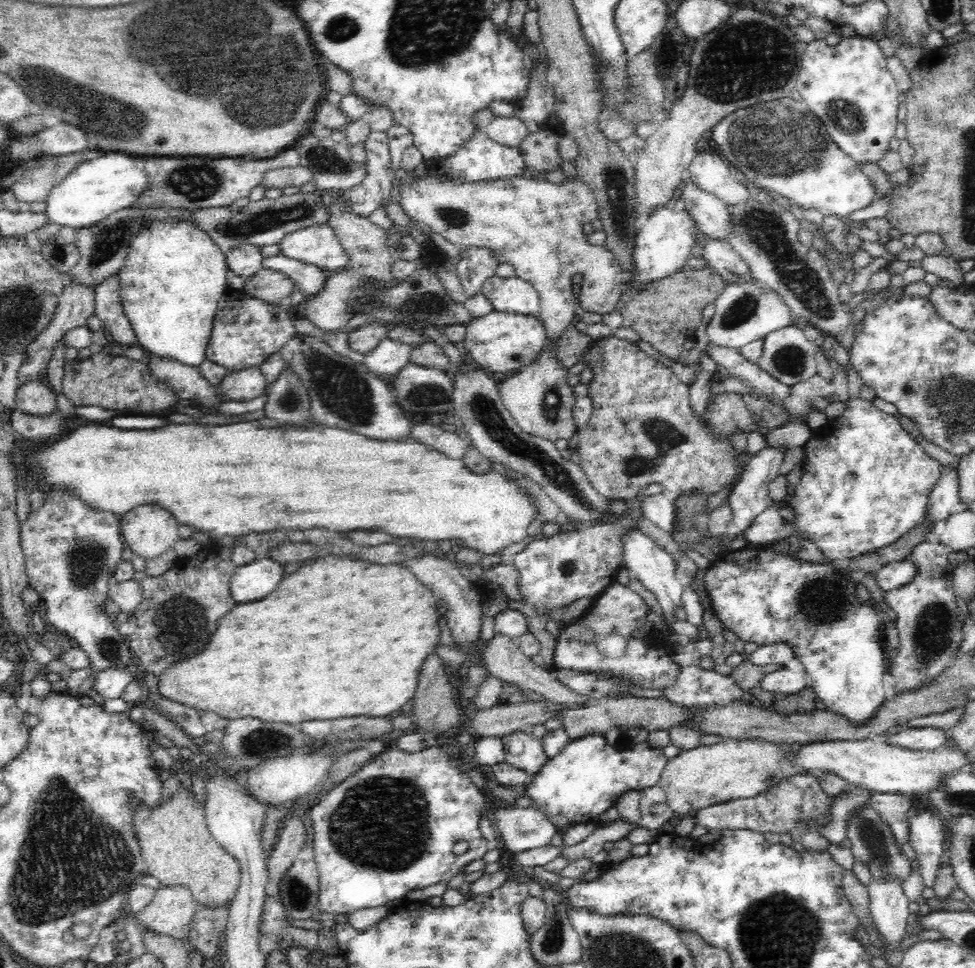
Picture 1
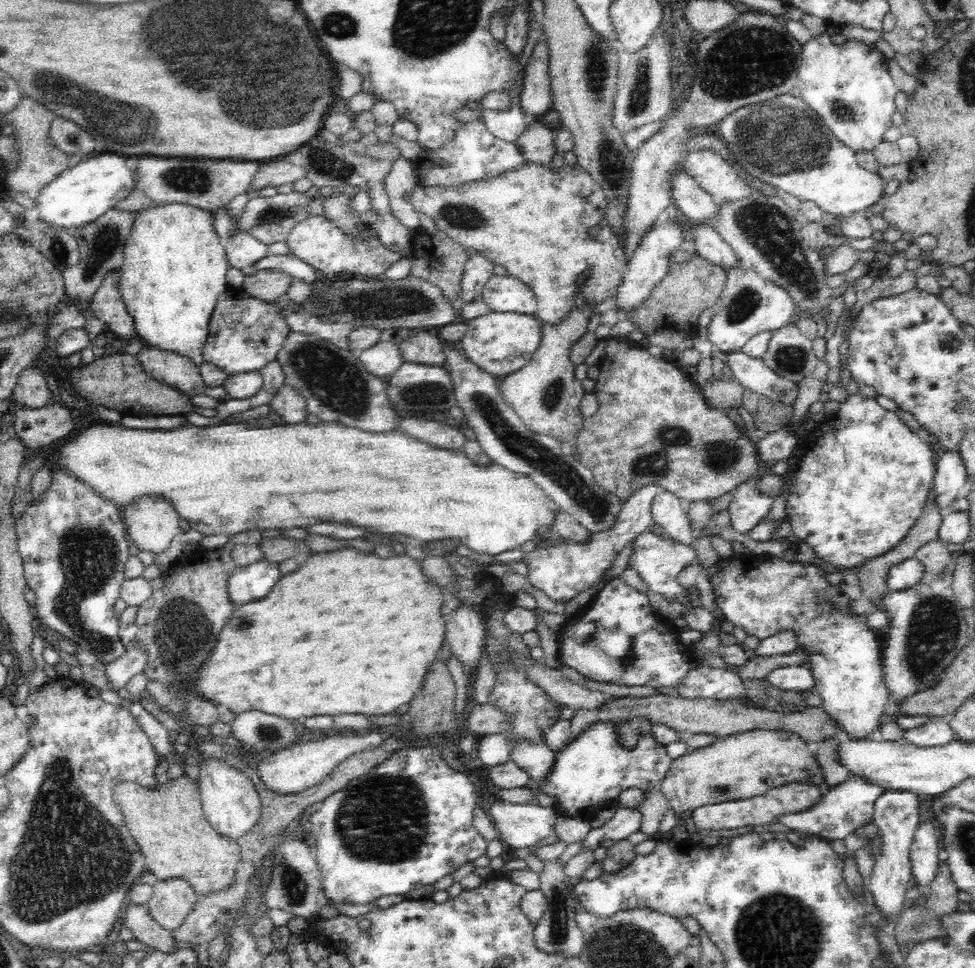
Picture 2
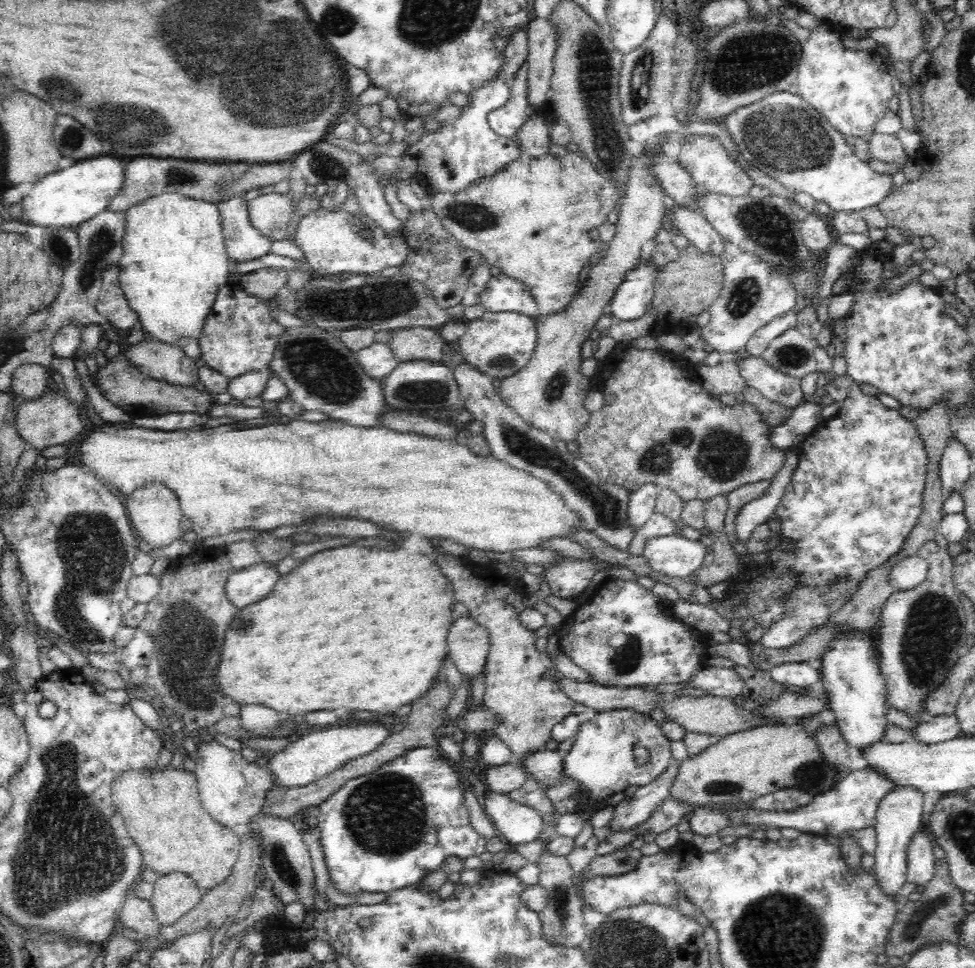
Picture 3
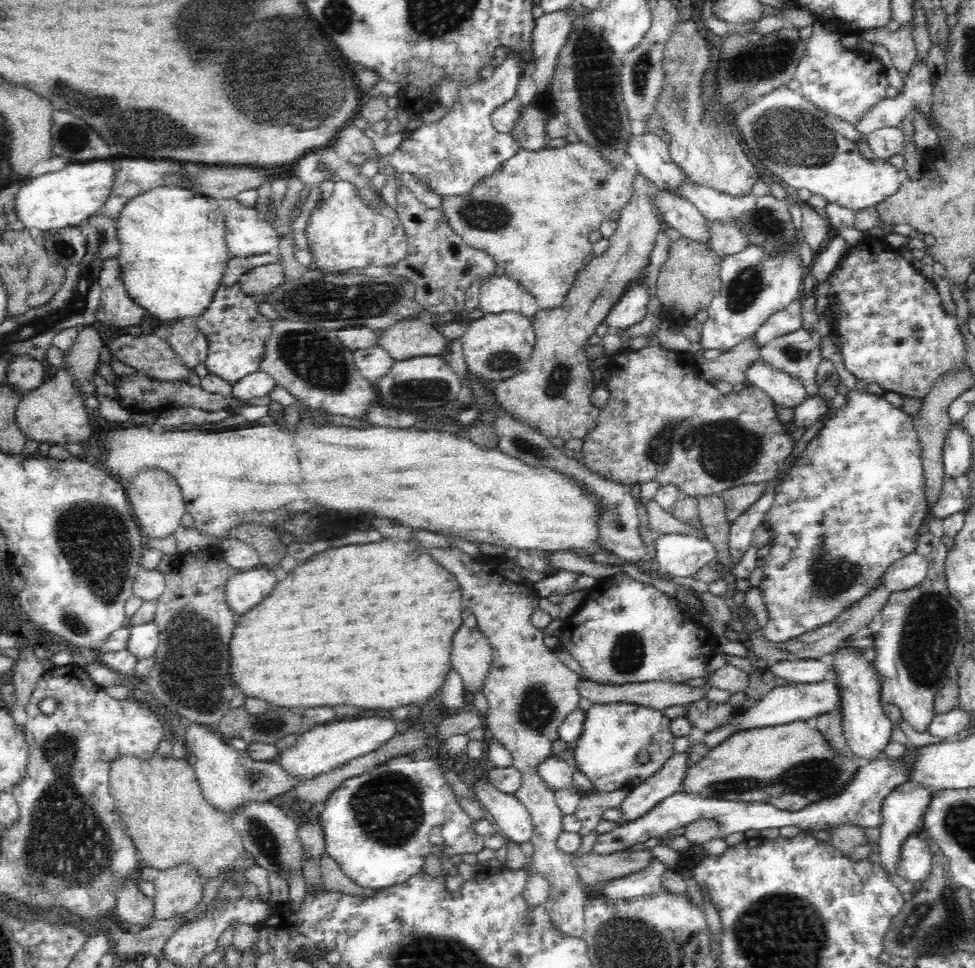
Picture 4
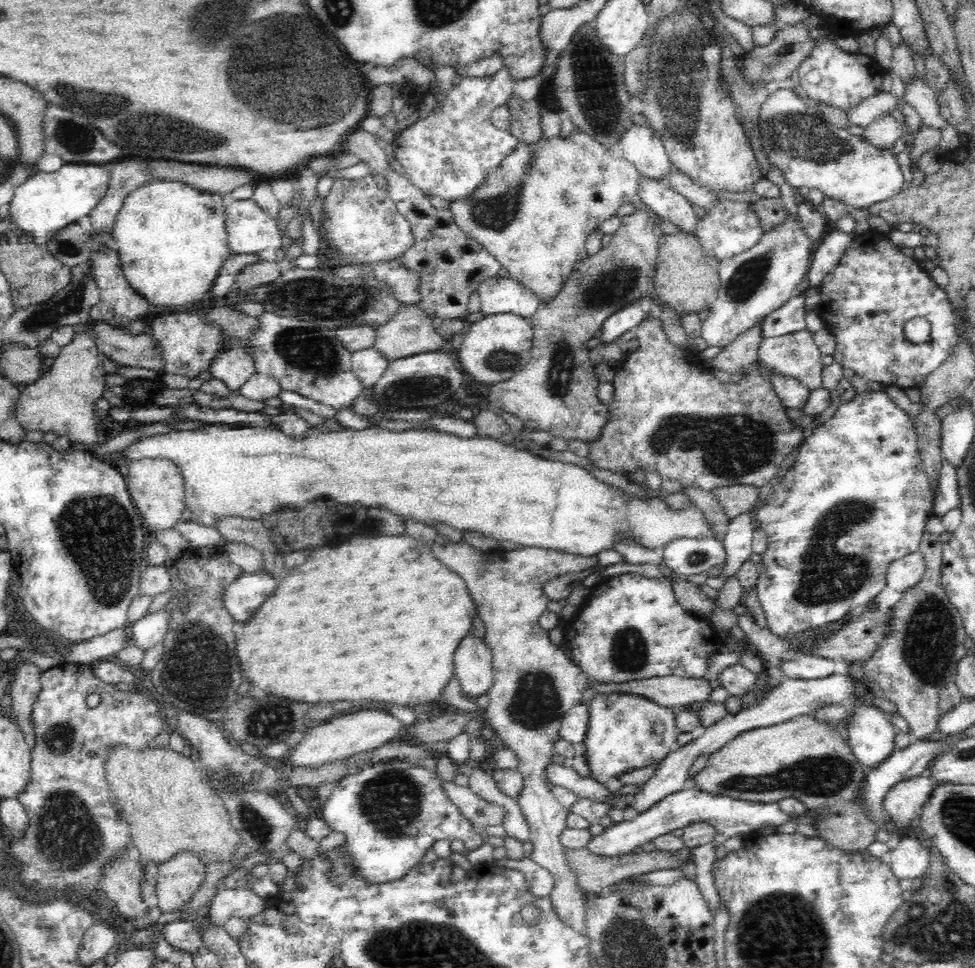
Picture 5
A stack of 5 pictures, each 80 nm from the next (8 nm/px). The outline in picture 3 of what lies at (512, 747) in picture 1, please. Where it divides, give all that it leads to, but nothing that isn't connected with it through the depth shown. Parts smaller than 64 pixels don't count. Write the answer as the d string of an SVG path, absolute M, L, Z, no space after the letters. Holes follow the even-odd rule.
M557 751L536 752L526 758L529 774L545 786L560 784L563 777L563 758Z

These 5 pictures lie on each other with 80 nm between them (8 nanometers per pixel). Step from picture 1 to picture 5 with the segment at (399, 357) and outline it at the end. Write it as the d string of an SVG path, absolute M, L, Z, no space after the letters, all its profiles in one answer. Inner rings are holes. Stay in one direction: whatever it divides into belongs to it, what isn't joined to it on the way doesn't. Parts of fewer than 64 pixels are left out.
M376 347L357 350L351 356L352 371L368 393L386 370L388 362Z

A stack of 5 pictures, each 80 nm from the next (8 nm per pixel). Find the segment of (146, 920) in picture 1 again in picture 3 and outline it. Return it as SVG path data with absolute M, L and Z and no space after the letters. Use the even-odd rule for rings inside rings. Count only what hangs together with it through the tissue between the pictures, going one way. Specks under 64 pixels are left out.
M184 871L159 875L153 885L152 909L162 926L175 924L201 902L206 892Z

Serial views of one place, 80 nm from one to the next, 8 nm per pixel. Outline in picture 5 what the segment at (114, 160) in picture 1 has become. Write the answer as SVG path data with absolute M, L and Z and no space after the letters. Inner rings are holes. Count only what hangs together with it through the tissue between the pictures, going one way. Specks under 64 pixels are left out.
M65 163L55 173L34 173L16 188L10 202L10 216L20 230L32 236L35 243L44 245L57 230L89 217L107 190L110 178L110 172L100 164Z

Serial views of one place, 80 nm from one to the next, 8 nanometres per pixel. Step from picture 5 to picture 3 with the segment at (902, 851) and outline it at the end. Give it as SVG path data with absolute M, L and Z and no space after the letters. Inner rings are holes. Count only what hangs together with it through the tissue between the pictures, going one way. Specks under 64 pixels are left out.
M924 829L912 836L912 840L906 848L906 863L908 863L906 880L908 882L926 885L934 876L937 860L934 857L935 846L934 838L932 838L930 832L924 833Z

